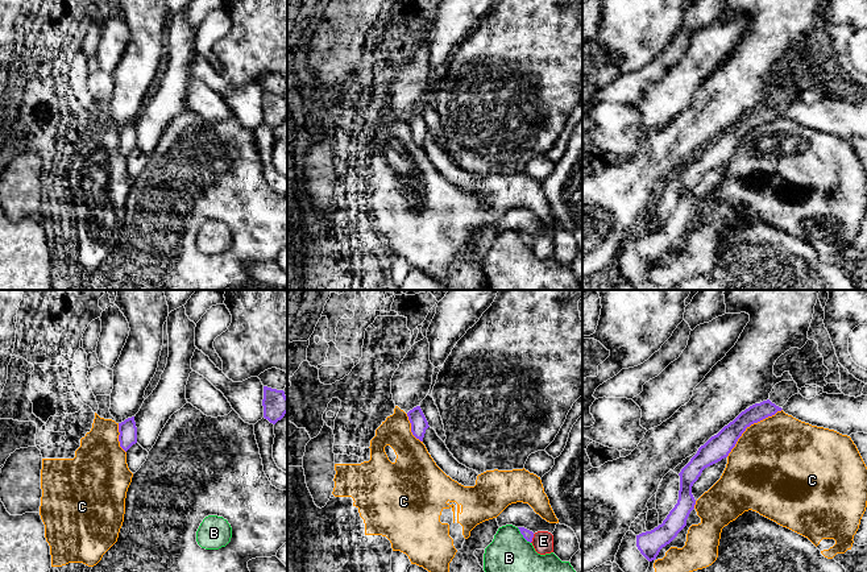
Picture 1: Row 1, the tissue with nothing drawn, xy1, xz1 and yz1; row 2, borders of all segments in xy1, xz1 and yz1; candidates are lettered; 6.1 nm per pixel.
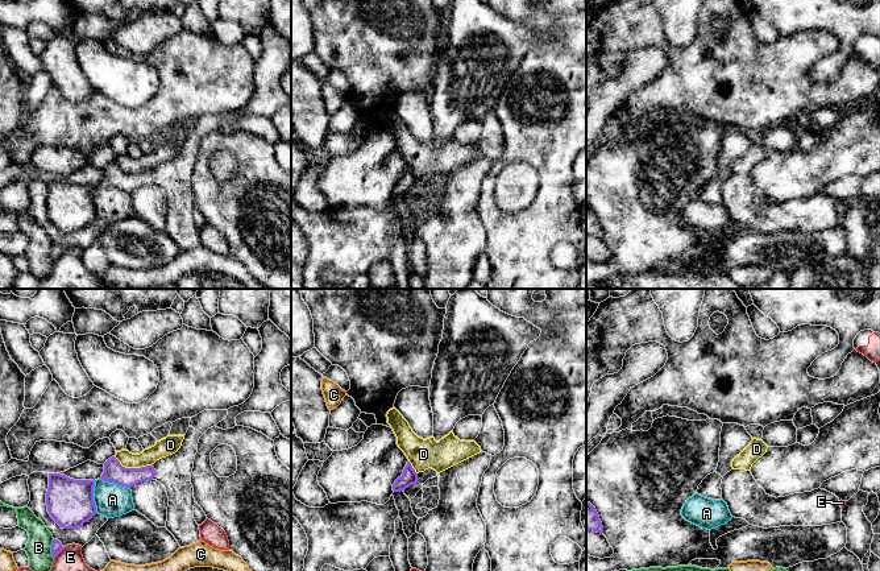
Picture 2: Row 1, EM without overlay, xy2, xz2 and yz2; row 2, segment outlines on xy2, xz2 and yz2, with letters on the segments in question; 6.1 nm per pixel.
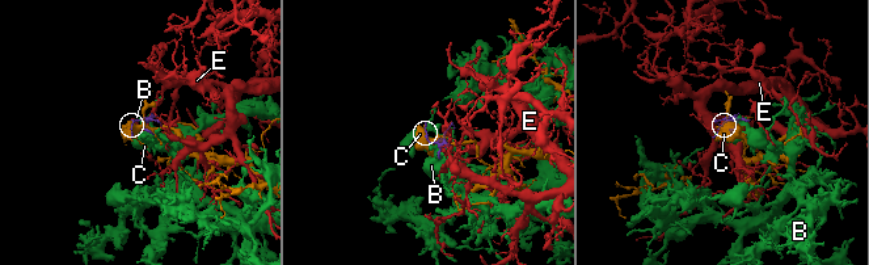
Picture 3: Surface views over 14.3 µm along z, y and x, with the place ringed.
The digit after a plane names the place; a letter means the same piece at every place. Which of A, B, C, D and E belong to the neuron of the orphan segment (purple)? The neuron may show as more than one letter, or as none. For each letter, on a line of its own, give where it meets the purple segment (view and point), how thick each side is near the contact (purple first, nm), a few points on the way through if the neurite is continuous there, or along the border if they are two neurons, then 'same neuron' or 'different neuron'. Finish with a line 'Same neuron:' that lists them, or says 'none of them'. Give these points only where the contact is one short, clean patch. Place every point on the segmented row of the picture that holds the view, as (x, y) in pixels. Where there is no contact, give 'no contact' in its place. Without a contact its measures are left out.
A: contact xy2 (92, 496); calibres 280 and 200 nm; different neuron
B: contact xy2 (52, 547); calibres 70 and 160 nm; different neuron
C: contact yz1 (750, 425); calibres 150 and 480 nm; different neuron
D: contact xy2 (132, 468); calibres 130 and 110 nm; different neuron
E: contact xy2 (59, 551); calibres 70 and 150 nm; different neuron
Same neuron: none of them

